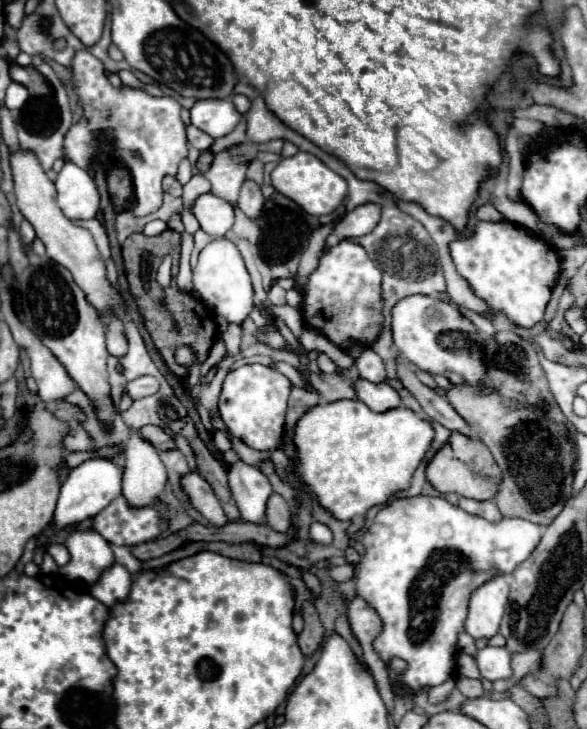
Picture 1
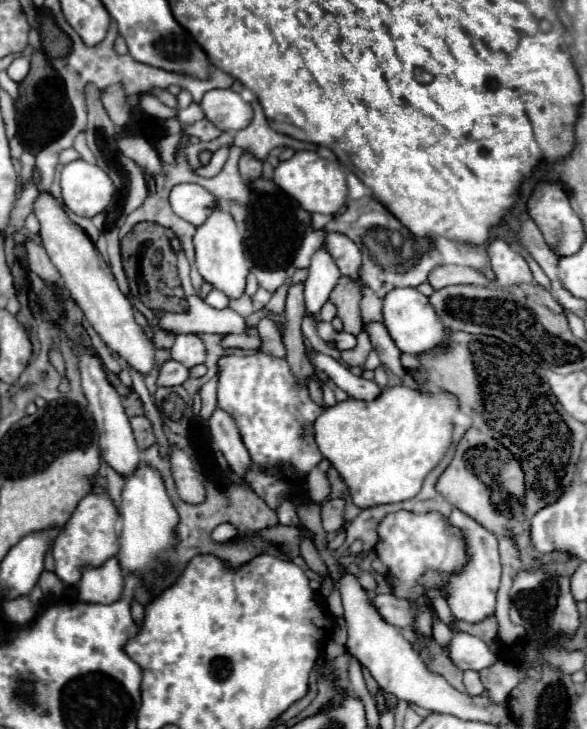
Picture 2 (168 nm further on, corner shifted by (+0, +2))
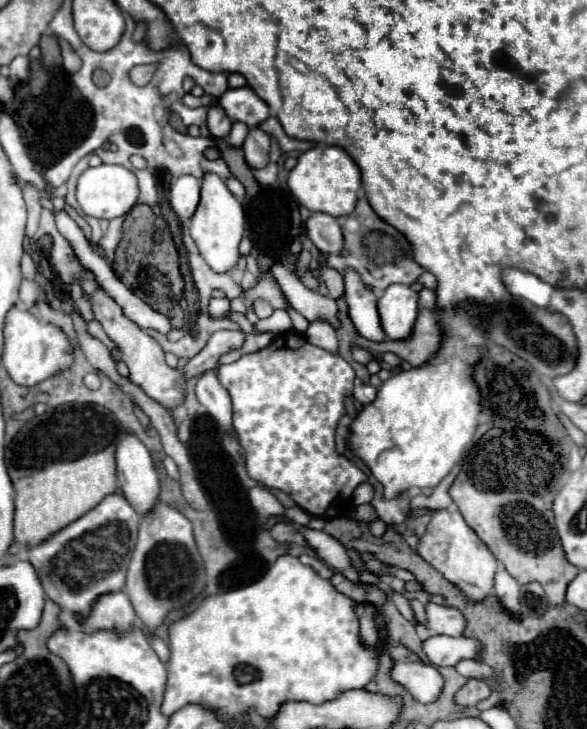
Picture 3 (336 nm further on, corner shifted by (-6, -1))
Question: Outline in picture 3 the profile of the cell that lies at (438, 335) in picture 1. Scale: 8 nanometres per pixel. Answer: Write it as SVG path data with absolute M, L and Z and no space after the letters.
M388 285L376 307L384 335L388 339L406 339L418 315L418 293L408 285Z

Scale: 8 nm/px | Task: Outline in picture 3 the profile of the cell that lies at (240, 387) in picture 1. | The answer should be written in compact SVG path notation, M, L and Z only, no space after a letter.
M280 333L272 343L216 369L232 397L232 427L244 449L246 471L260 485L284 491L314 517L348 515L352 493L368 475L336 451L334 435L356 373L342 357L310 345L300 333Z

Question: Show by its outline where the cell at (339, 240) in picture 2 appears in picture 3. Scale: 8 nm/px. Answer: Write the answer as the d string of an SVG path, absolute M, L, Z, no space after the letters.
M312 213L306 221L306 235L320 253L340 253L344 249L344 237L340 225L332 215Z

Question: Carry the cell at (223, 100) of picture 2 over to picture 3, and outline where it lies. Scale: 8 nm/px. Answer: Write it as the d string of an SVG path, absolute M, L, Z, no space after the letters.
M248 85L240 89L228 89L220 97L218 105L226 109L232 121L242 121L248 127L256 127L266 117L270 117L270 107L266 105L266 101L262 101Z

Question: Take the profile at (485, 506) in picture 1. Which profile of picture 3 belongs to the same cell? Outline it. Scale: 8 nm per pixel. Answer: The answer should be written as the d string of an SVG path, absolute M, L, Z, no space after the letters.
M440 509L432 513L424 535L418 541L418 555L434 565L450 583L454 583L468 599L480 601L492 593L492 577L500 567L498 559L478 539L478 535L466 525L460 511Z

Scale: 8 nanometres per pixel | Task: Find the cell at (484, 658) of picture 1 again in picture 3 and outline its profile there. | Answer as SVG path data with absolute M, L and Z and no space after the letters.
M428 637L422 641L422 651L426 653L428 661L436 667L450 667L462 659L476 659L482 645L470 637Z

